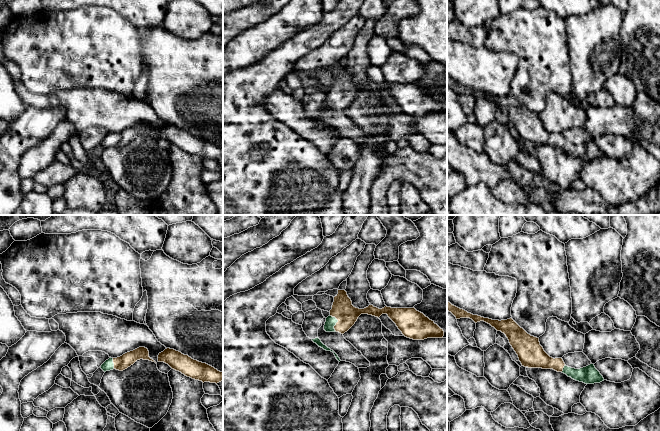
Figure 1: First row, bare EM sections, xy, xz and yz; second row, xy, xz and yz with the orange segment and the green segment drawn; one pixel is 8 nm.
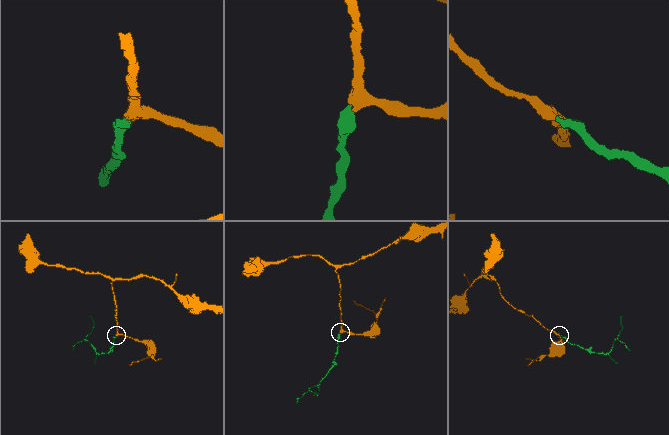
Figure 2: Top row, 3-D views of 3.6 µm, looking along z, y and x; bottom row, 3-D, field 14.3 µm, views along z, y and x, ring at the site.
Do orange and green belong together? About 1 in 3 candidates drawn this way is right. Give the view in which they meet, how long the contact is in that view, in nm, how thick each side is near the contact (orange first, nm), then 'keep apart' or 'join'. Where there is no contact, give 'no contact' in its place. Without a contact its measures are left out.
meets orange in xz; contact 150 nm long; 180 nm thick on the orange side, 80 nm on the other; join

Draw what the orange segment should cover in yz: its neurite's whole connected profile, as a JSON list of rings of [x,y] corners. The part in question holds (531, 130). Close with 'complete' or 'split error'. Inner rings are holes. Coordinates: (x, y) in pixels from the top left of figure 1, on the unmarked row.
[[[448,77],[447,87],[451,88],[456,95],[470,94],[475,99],[484,97],[494,103],[497,107],[504,109],[524,143],[553,145],[585,160],[594,160],[604,157],[603,152],[595,144],[594,140],[575,145],[566,142],[562,134],[554,135],[550,133],[540,121],[539,114],[528,110],[512,94],[501,97],[484,94],[468,89],[467,87],[452,81]]]; split error

